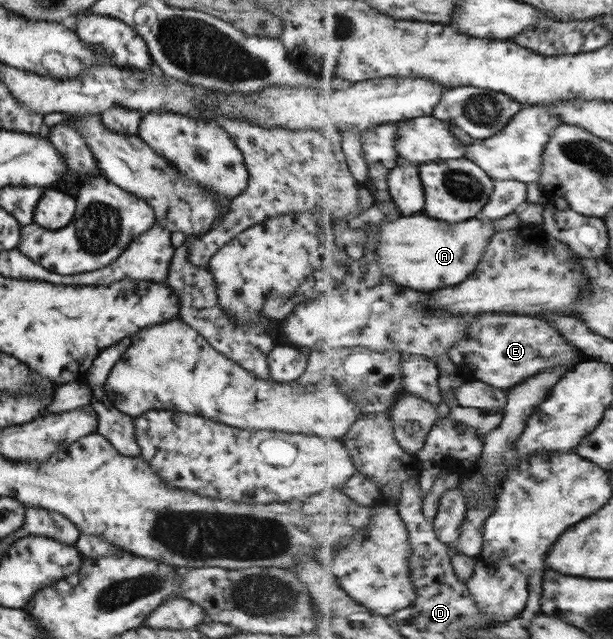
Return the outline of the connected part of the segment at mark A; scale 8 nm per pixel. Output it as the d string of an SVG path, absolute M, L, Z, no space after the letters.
M425 212L402 216L396 221L377 226L379 231L376 253L378 261L381 262L381 270L401 286L409 286L413 290L423 292L455 286L467 280L481 262L489 238L497 232L493 224L485 224L477 218L469 222L449 224L425 216Z

